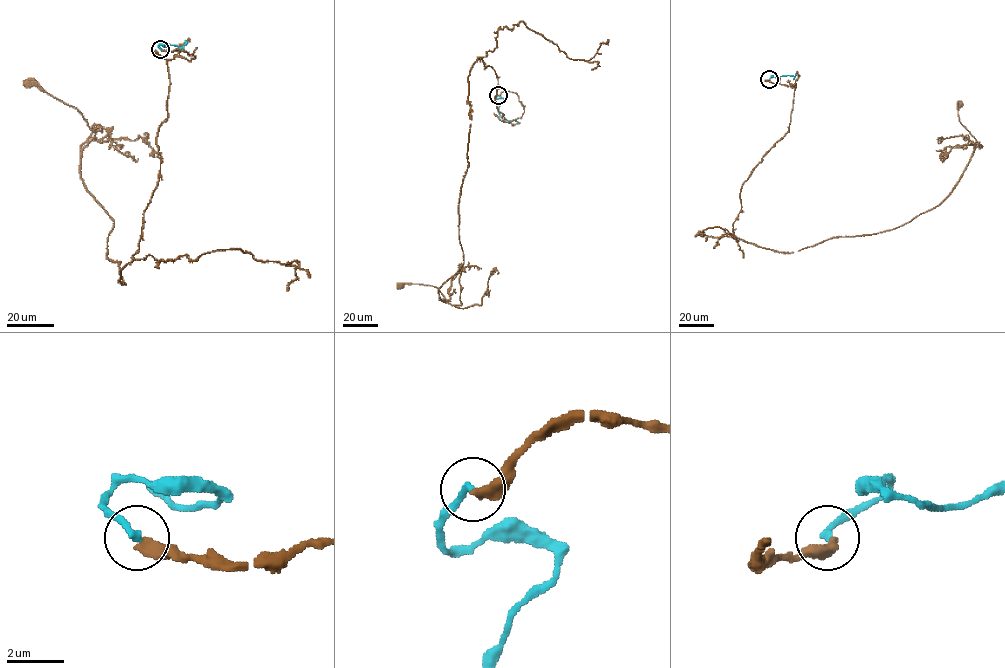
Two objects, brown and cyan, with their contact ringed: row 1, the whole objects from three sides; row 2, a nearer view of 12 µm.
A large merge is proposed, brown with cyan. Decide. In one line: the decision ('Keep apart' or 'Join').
Keep apart

